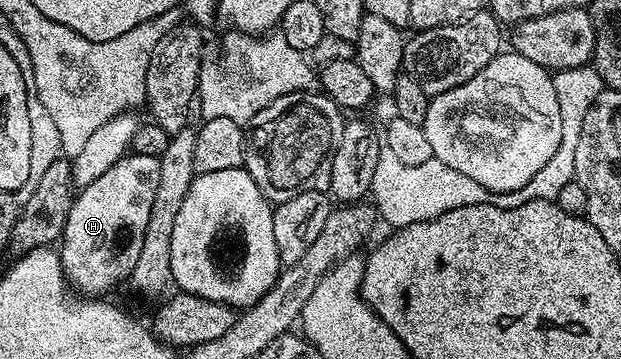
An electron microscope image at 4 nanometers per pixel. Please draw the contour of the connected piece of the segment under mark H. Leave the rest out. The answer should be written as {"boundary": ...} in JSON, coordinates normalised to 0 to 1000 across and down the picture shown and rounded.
{"boundary":[[[211,423],[195,446],[188,446],[188,457],[176,468],[176,479],[156,490],[150,513],[132,521],[122,538],[92,694],[101,738],[101,766],[129,822],[166,825],[171,822],[166,816],[177,797],[188,794],[196,774],[198,783],[209,777],[214,735],[221,735],[221,710],[227,702],[227,677],[233,660],[233,624],[240,624],[240,579],[246,579],[246,546],[253,538],[253,499],[258,490],[259,468],[254,440]]]}

